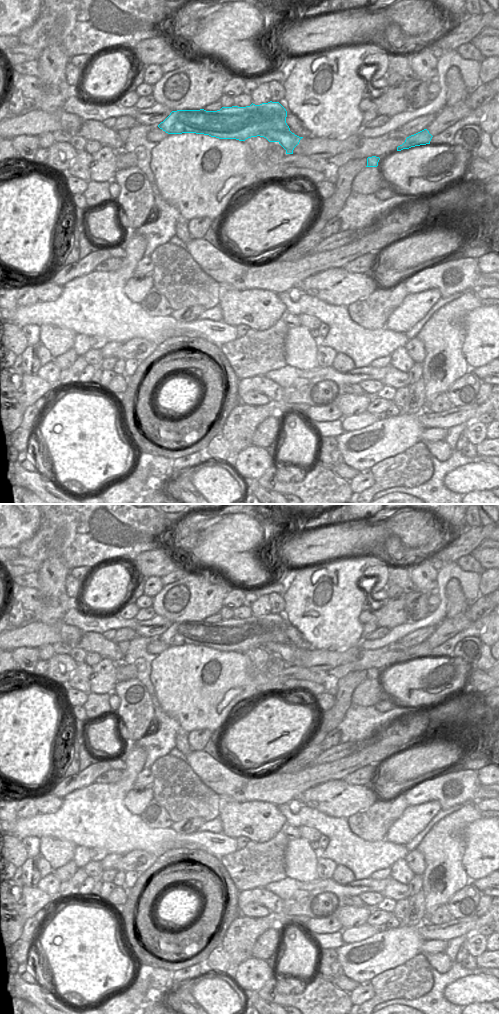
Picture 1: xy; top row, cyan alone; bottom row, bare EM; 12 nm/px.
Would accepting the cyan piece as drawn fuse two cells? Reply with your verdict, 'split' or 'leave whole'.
split

